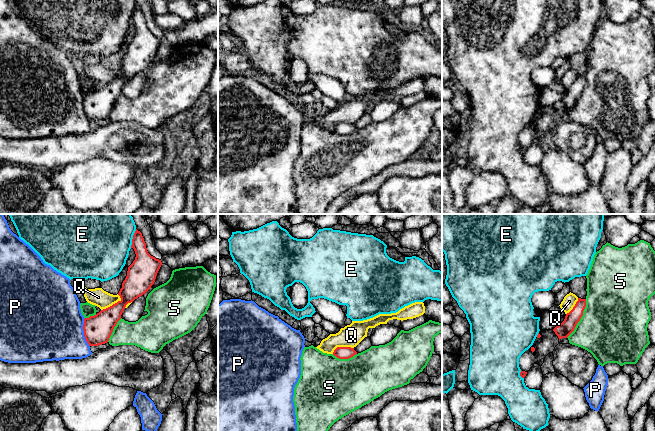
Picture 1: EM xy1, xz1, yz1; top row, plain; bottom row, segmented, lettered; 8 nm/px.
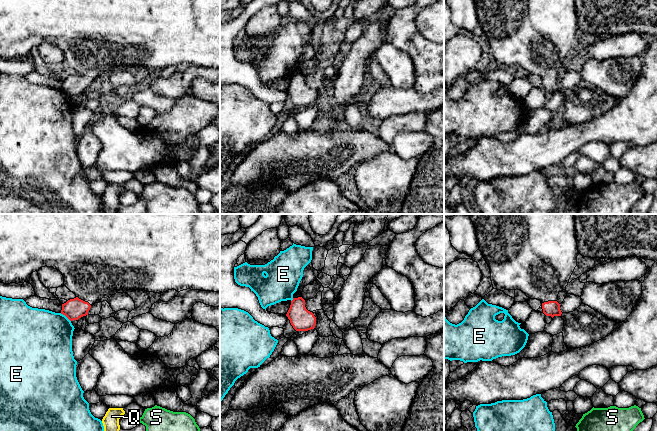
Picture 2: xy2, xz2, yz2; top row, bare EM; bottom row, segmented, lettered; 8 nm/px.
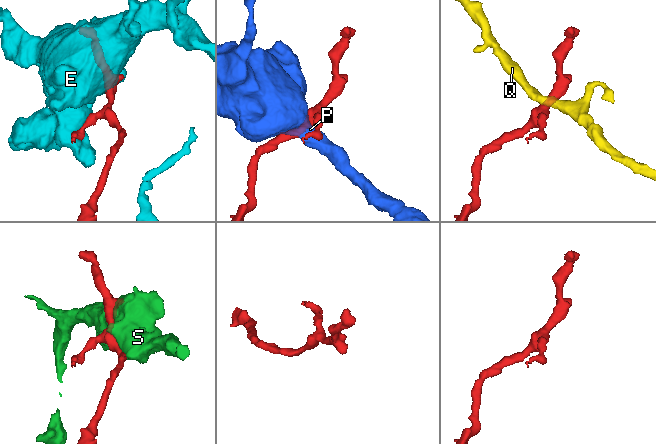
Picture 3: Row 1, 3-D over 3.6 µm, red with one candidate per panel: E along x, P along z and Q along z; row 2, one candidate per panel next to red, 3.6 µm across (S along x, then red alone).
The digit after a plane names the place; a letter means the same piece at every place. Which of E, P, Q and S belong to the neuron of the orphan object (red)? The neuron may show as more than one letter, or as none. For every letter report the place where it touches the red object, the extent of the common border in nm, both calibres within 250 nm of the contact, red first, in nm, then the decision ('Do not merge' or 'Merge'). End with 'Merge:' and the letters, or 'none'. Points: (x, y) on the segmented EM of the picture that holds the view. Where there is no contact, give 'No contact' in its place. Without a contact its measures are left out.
E: Touches red at xy1 (133, 238). Shared border 160 nm. Thickness 200 nm (red) against 480 nm. Do not merge
P: Touches red at xy1 (84, 332). Shared border 240 nm. Thickness 220 nm (red) against 480 nm. Do not merge
Q: Touches red at xy1 (113, 304). Shared border 200 nm. Thickness 220 nm (red) against 140 nm. Do not merge
S: Touches red at yz1 (580, 318). Shared border 360 nm. Thickness 120 nm (red) against 480 nm. Do not merge
Merge: none

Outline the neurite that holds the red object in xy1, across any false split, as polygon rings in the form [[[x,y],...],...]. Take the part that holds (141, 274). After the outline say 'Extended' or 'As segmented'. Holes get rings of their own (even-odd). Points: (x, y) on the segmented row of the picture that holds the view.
[[[137,229],[131,248],[134,249],[136,257],[128,267],[127,276],[118,293],[121,300],[84,319],[84,336],[89,346],[107,343],[126,305],[145,294],[155,282],[162,262],[148,253],[142,233]]]. As segmented

